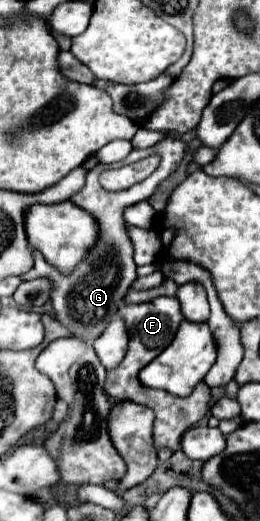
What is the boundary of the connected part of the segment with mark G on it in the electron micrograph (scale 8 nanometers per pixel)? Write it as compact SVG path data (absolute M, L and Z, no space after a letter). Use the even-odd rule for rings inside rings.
M167 136L165 140L157 142L155 146L151 148L145 148L145 150L133 150L125 160L121 162L115 162L115 164L97 164L93 170L89 170L87 174L87 184L81 192L77 192L71 200L85 208L87 212L91 212L97 222L101 222L101 242L97 242L97 250L93 250L93 254L89 254L89 258L77 266L77 270L71 274L71 276L63 276L63 274L57 274L57 270L53 270L53 266L49 266L45 262L45 258L35 250L35 266L23 274L21 278L23 280L35 280L35 278L47 278L51 284L53 284L53 294L51 294L51 302L53 302L53 308L55 308L55 316L57 320L63 324L63 326L69 326L69 330L73 330L73 336L77 338L83 338L85 342L93 342L103 330L105 326L117 318L117 310L119 310L119 304L123 302L123 296L125 292L131 288L131 284L137 280L137 266L133 262L133 244L127 236L127 230L125 230L125 220L123 220L123 208L131 206L131 204L137 204L141 200L147 200L155 188L159 186L159 182L163 182L175 168L177 164L181 162L185 154L185 144L177 138L171 138ZM155 152L159 152L161 156L161 164L157 166L157 170L145 178L143 182L123 190L123 192L109 192L105 190L101 184L99 184L99 174L107 168L121 168L125 164L131 164L131 162L137 162L145 156L153 156Z

